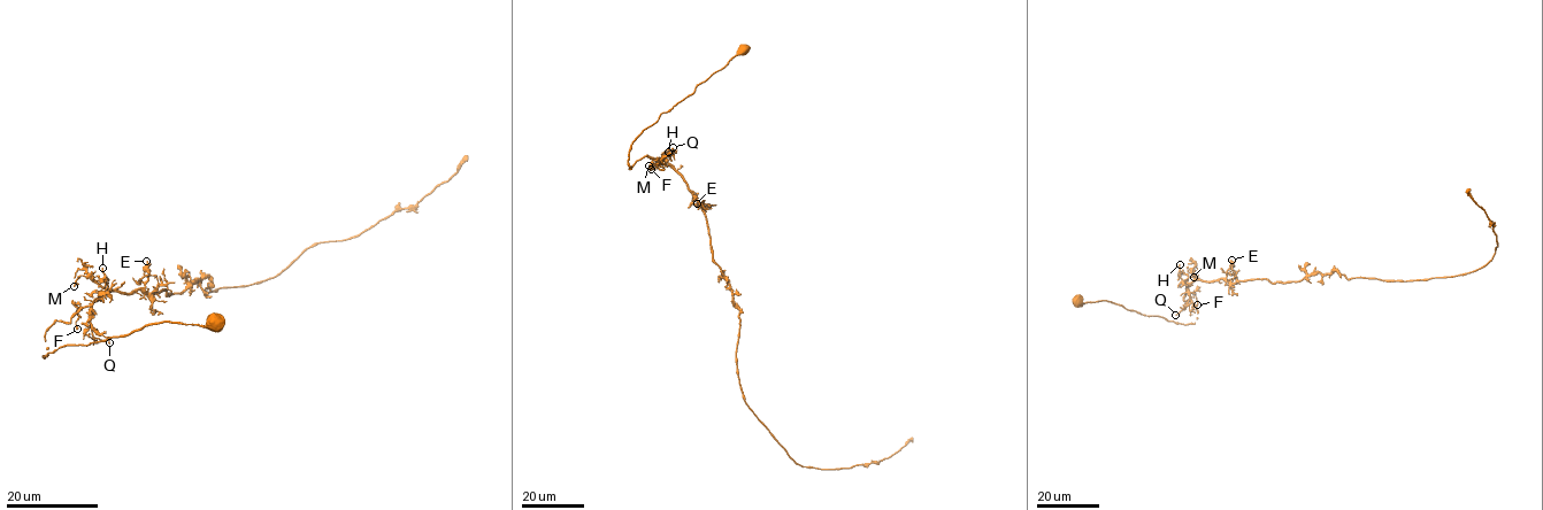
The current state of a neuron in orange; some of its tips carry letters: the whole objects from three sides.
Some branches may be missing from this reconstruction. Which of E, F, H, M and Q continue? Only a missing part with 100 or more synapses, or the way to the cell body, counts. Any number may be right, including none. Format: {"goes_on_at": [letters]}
{"goes_on_at": []}

